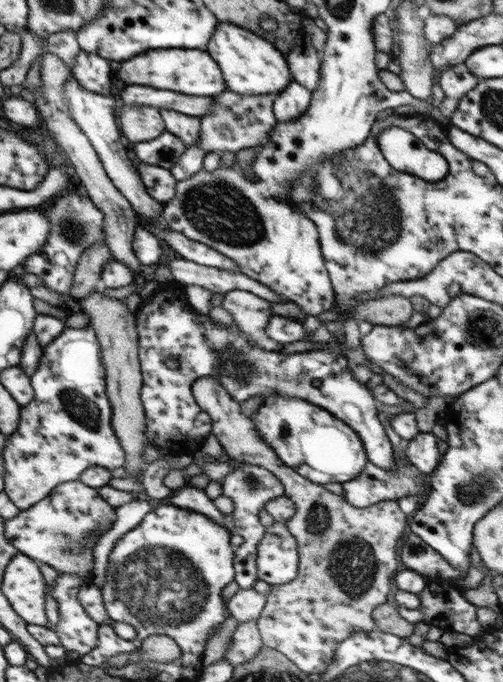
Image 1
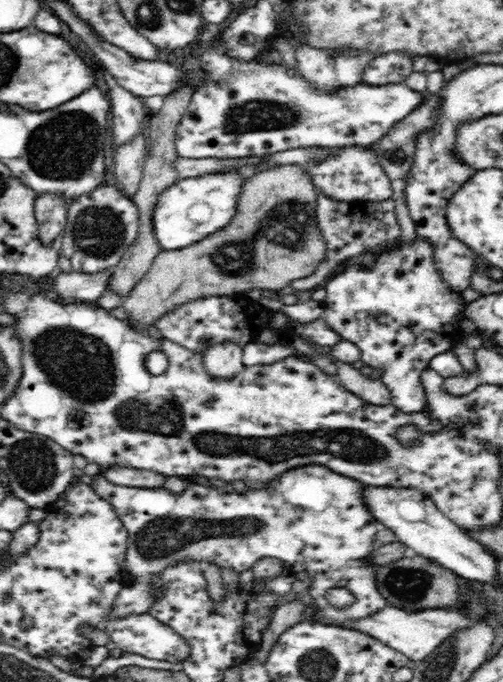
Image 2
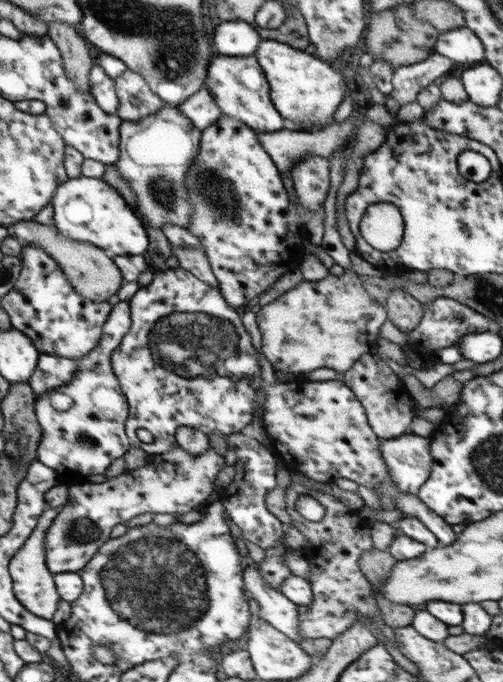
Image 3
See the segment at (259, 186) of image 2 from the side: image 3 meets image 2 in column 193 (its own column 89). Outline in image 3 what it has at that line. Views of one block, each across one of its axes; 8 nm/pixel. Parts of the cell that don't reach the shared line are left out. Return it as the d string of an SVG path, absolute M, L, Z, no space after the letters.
M33 220L21 221L8 225L6 230L8 236L17 240L21 247L35 245L49 253L49 256L52 256L57 262L57 266L61 267L65 279L81 298L91 302L105 302L109 296L116 294L121 282L124 281L116 264L111 260L111 256L91 244L69 240L69 238L61 236L52 225L36 224Z

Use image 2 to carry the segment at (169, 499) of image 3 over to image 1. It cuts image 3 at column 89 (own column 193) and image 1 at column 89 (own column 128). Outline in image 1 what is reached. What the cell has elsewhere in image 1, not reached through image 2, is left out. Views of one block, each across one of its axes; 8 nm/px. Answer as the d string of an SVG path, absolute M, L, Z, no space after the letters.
M79 480L63 482L52 489L52 493L42 499L40 503L33 504L32 507L20 510L17 515L4 521L5 537L16 547L20 554L38 560L49 565L57 573L63 575L77 575L84 577L91 571L93 565L92 548L95 546L98 537L111 526L115 517L115 509L109 506L95 488L89 488Z

